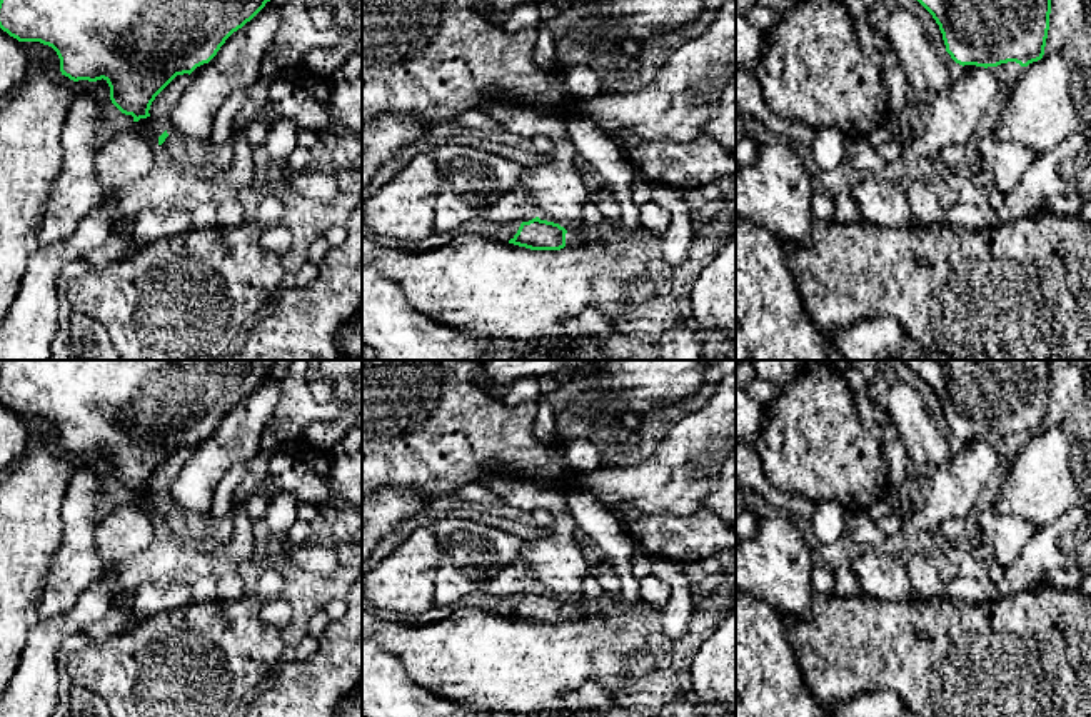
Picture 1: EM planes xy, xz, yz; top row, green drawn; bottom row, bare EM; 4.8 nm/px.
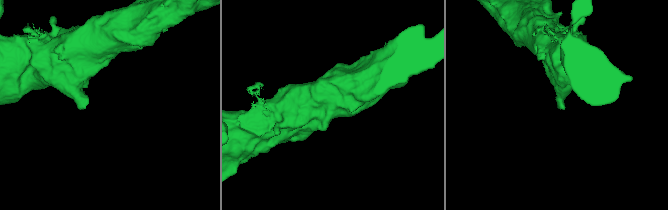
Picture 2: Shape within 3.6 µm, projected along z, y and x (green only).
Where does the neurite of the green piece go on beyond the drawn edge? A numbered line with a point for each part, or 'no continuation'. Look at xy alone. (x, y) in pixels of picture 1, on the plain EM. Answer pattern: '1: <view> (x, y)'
no continuation

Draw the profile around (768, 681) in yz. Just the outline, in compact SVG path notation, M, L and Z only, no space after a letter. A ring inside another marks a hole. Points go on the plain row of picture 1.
M737 589L736 717L829 717L801 675L782 614Z

